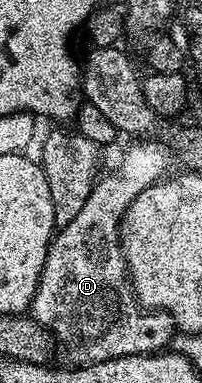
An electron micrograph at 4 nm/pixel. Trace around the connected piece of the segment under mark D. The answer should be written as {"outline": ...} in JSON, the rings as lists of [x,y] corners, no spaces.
{"outline":[[[134,140],[130,147],[122,154],[122,159],[118,162],[118,167],[111,174],[103,173],[97,179],[92,188],[92,192],[88,196],[88,200],[84,200],[84,208],[80,208],[80,213],[72,220],[72,224],[61,227],[50,239],[50,247],[48,248],[48,256],[44,260],[44,268],[40,272],[40,284],[36,288],[36,296],[34,297],[34,305],[32,307],[32,317],[35,322],[40,323],[50,331],[53,341],[58,342],[66,349],[67,363],[70,364],[89,364],[91,362],[103,362],[109,358],[123,358],[125,354],[128,356],[136,356],[137,354],[157,354],[165,351],[171,345],[171,339],[176,334],[176,327],[173,319],[164,310],[152,310],[142,305],[134,295],[131,289],[131,276],[128,273],[128,265],[126,263],[125,252],[122,250],[122,222],[128,208],[132,204],[132,200],[136,200],[136,196],[140,196],[140,192],[144,192],[144,188],[155,186],[157,182],[163,181],[167,177],[166,169],[170,166],[170,150],[162,142],[150,142],[154,140]]]}

